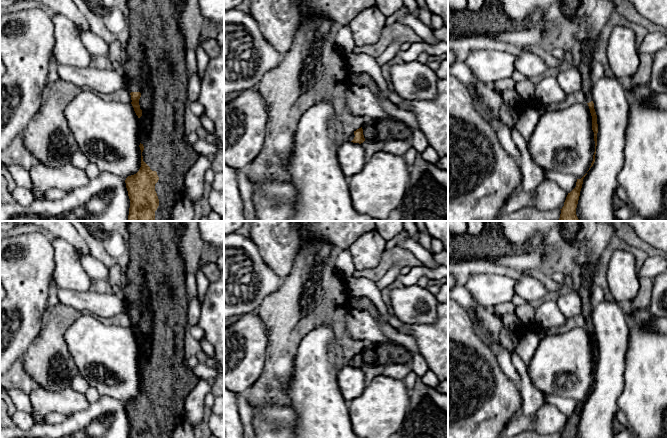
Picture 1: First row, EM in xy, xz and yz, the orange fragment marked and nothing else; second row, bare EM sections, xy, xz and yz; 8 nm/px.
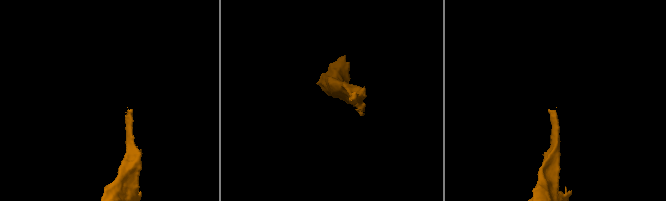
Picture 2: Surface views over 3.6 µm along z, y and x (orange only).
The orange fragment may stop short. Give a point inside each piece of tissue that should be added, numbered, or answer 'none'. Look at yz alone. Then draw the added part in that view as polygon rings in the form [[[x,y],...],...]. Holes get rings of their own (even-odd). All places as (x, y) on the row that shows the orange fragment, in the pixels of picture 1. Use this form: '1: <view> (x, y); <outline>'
1: yz (584, 67); [[[582,31],[580,35],[581,40],[581,52],[583,54],[582,62],[577,66],[581,75],[583,76],[583,86],[582,91],[586,95],[586,103],[592,101],[591,99],[591,87],[593,79],[591,78],[591,67],[593,63],[591,55],[593,52],[593,47],[591,44],[593,35],[588,32]]]

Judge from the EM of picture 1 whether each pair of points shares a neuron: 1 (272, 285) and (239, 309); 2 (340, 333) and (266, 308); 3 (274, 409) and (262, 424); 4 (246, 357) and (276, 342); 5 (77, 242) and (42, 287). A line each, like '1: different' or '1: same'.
1: same
2: same
3: same
4: different
5: different

